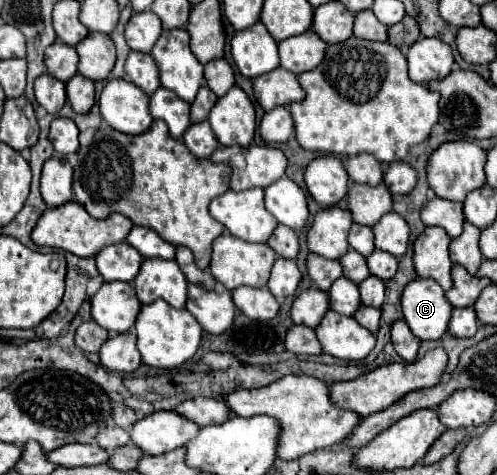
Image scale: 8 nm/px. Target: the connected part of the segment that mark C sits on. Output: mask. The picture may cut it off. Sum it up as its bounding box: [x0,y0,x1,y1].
[402,278,452,340]

